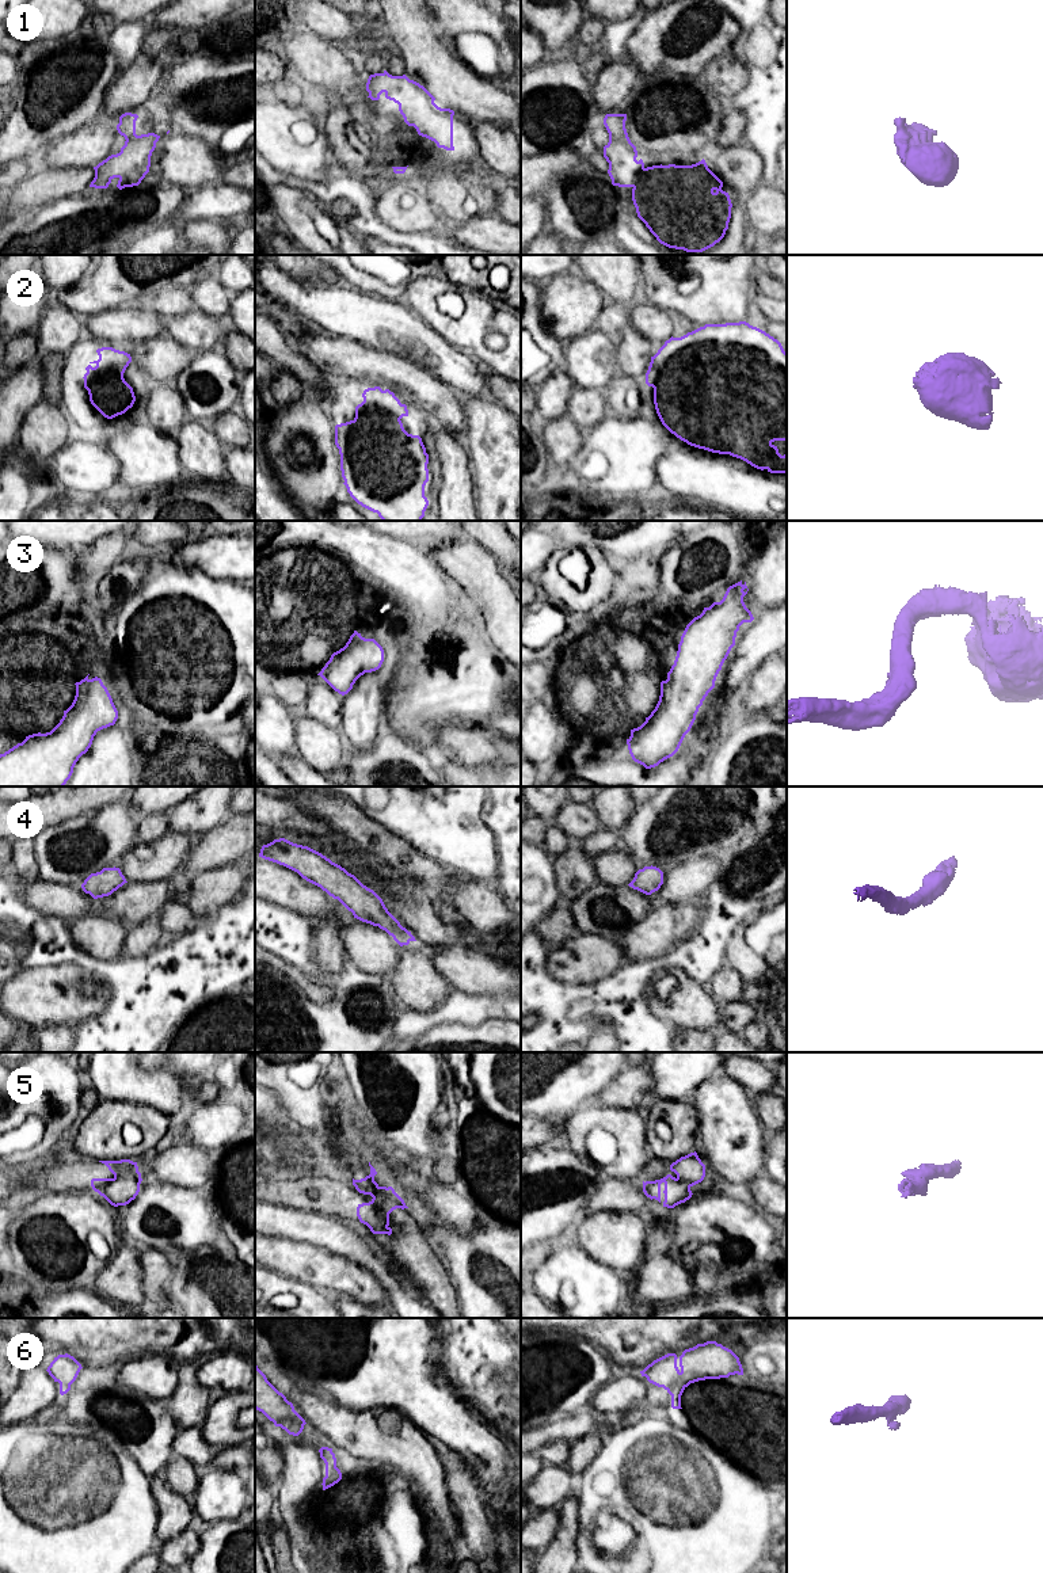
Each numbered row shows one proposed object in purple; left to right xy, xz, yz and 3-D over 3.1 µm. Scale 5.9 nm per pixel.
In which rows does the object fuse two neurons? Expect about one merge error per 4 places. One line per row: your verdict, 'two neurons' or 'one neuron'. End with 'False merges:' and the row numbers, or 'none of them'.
1: one neuron
2: one neuron
3: one neuron
4: one neuron
5: two neurons
6: one neuron
False merges: 5

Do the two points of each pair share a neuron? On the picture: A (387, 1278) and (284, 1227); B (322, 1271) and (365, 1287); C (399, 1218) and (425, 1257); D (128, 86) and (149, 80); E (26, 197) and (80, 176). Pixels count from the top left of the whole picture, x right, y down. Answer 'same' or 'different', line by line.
A: same
B: same
C: same
D: same
E: same

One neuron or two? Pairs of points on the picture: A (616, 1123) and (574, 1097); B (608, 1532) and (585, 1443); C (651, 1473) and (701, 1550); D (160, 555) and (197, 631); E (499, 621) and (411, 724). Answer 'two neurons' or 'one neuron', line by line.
A: two neurons
B: two neurons
C: one neuron
D: two neurons
E: two neurons

